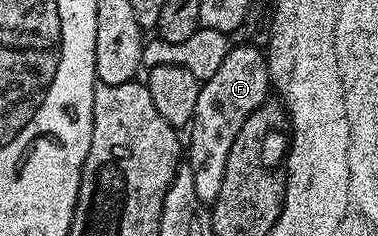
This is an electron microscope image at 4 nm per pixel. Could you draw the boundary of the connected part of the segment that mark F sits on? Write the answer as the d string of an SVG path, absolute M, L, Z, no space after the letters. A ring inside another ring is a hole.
M249 44L231 45L228 56L216 76L205 79L196 100L194 120L188 127L190 133L190 158L192 181L196 184L196 196L207 204L212 204L220 196L220 184L224 184L224 168L228 152L232 152L232 140L244 128L244 120L260 108L271 93L270 69L266 55L259 47ZM267 93L267 94L266 94Z

